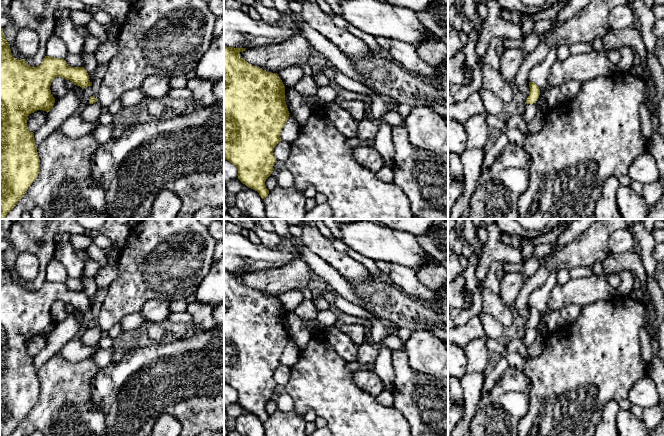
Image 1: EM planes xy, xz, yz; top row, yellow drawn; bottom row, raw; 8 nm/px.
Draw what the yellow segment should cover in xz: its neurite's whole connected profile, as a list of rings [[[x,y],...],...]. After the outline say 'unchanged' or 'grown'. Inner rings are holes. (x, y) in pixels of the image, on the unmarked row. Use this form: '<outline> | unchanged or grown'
[[[224,270],[224,380],[237,391],[238,403],[265,423],[269,418],[265,405],[277,386],[274,371],[281,365],[281,355],[290,337],[285,325],[285,310],[278,298],[253,290],[241,282],[239,277],[245,274],[246,272]]] | unchanged

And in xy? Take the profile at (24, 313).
[[[0,251],[0,436],[10,436],[36,404],[40,383],[34,357],[27,350],[27,343],[37,334],[49,336],[55,327],[50,310],[56,301],[70,304],[82,313],[92,310],[84,291],[70,291],[65,284],[45,280],[37,291],[13,281],[3,252]]] | unchanged

